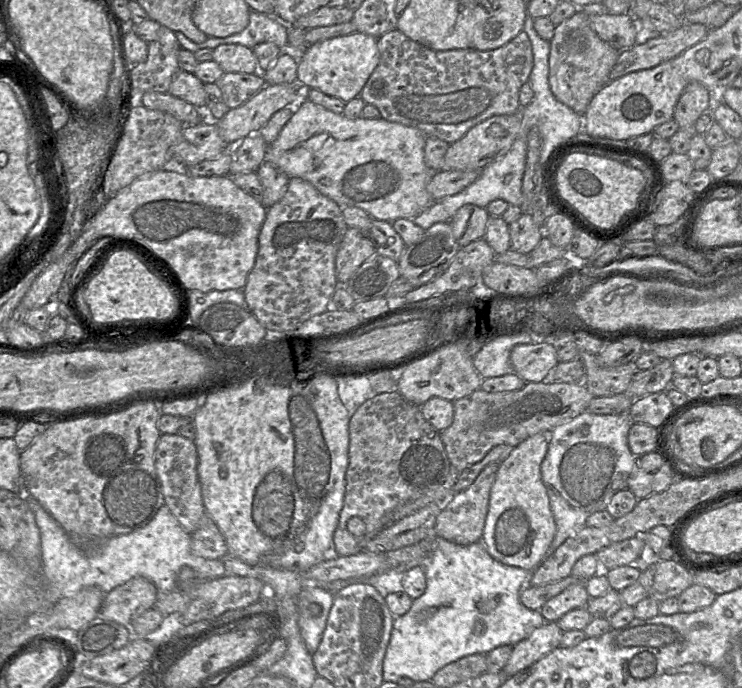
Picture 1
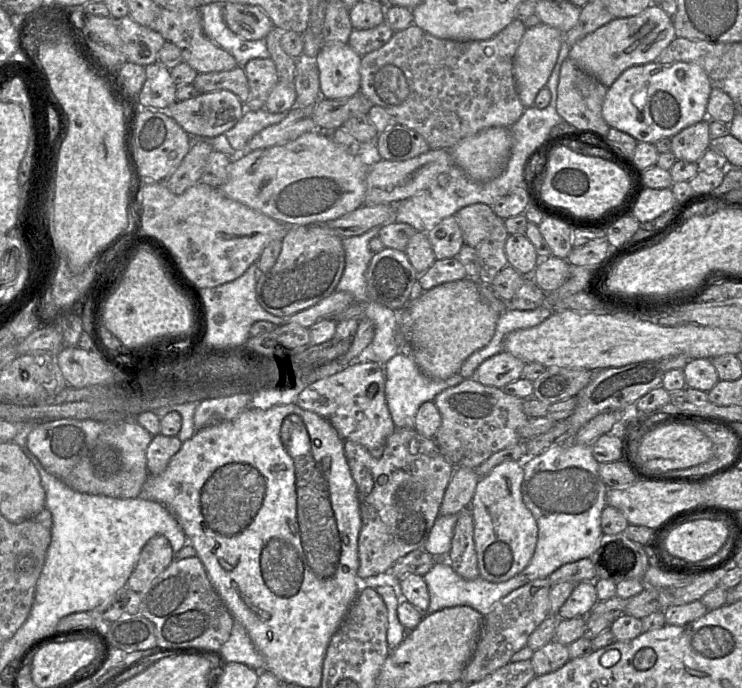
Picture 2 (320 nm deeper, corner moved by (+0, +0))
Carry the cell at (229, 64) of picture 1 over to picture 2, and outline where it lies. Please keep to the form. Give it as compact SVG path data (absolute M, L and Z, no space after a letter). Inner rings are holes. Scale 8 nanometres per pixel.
M197 8L161 9L155 21L154 30L160 33L166 41L174 43L181 50L183 61L198 73L230 71L238 66L230 53L217 46L206 36L202 27L201 15Z

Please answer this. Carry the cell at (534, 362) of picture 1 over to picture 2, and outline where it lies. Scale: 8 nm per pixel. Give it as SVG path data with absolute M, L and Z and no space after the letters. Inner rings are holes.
M507 351L485 360L475 371L472 379L486 386L503 388L522 377L526 362Z

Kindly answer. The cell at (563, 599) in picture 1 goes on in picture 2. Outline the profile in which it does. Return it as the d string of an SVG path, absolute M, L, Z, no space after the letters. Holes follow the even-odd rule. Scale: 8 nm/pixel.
M582 581L575 585L573 592L559 609L557 618L573 619L586 617L598 603L594 581Z

